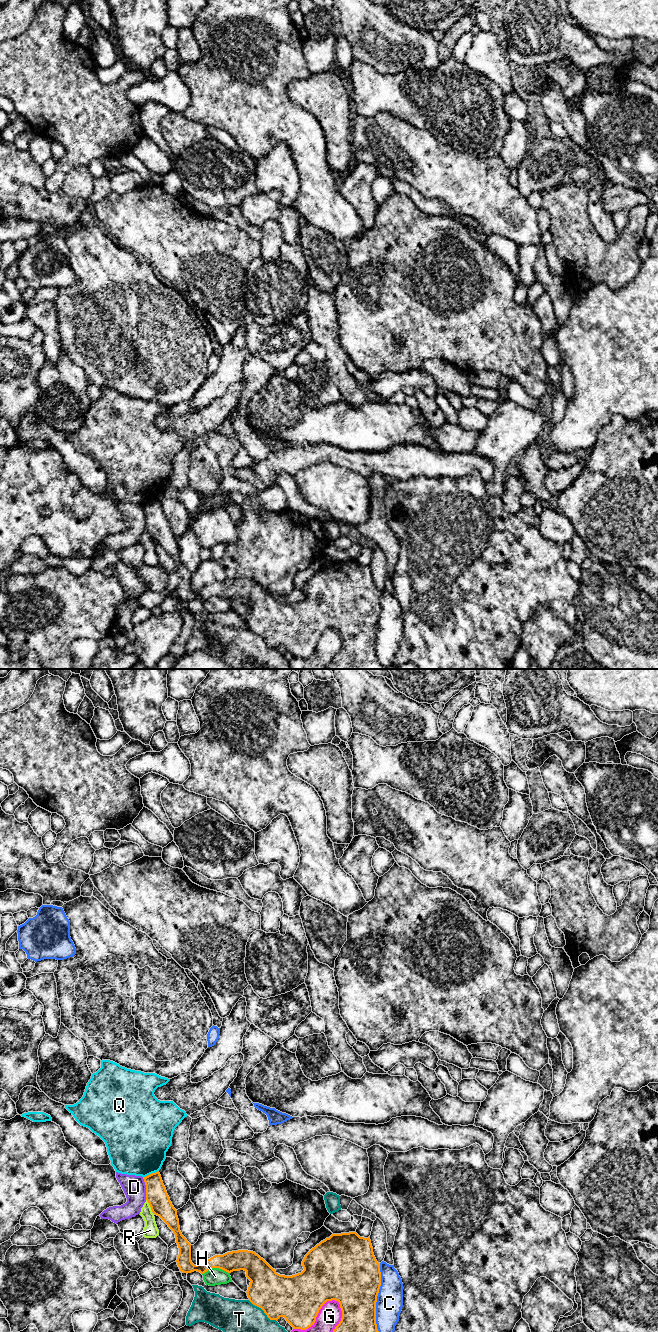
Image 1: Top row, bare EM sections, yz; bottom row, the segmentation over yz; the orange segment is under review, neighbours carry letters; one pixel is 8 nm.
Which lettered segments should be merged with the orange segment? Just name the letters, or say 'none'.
none

